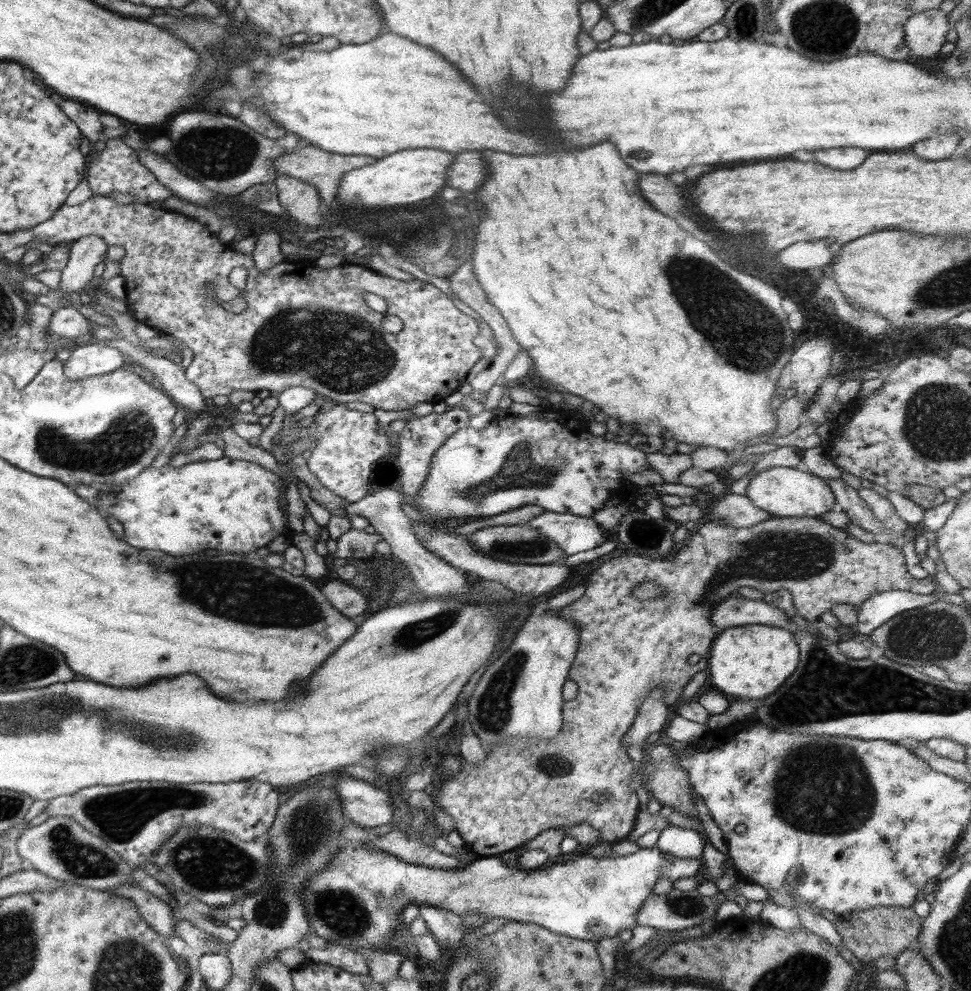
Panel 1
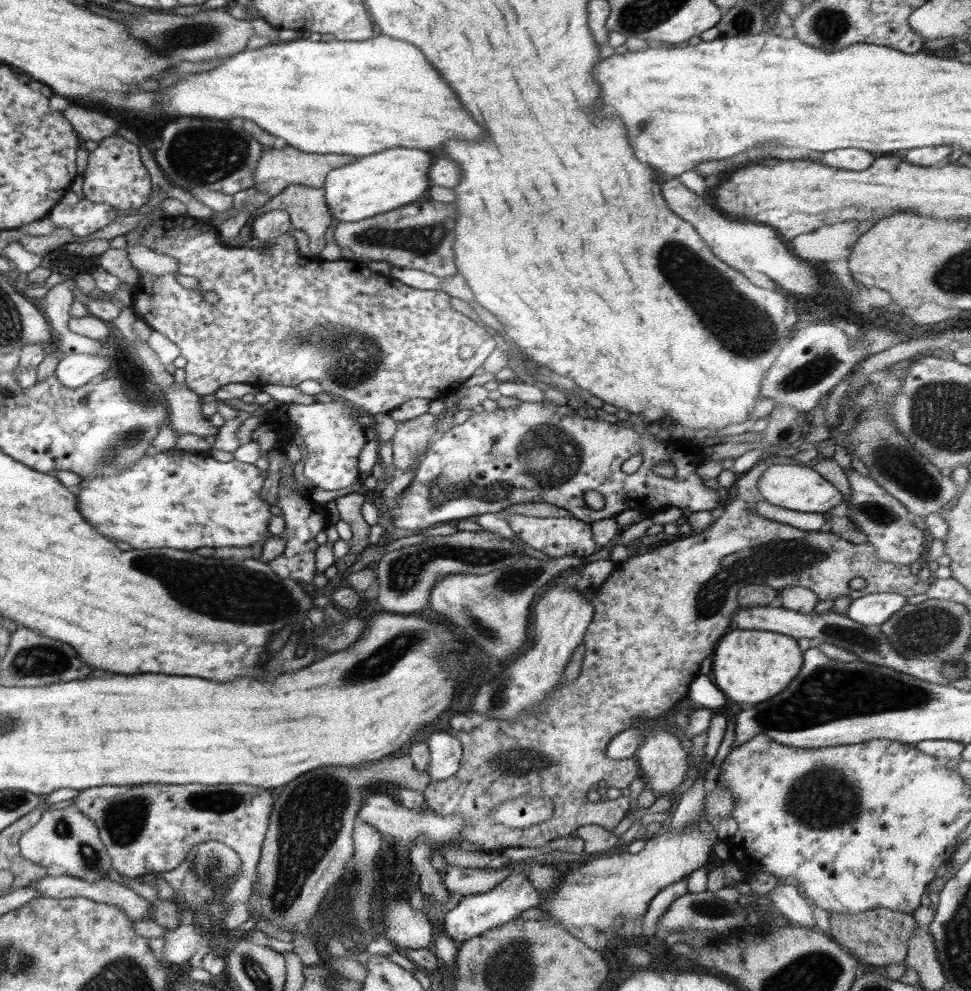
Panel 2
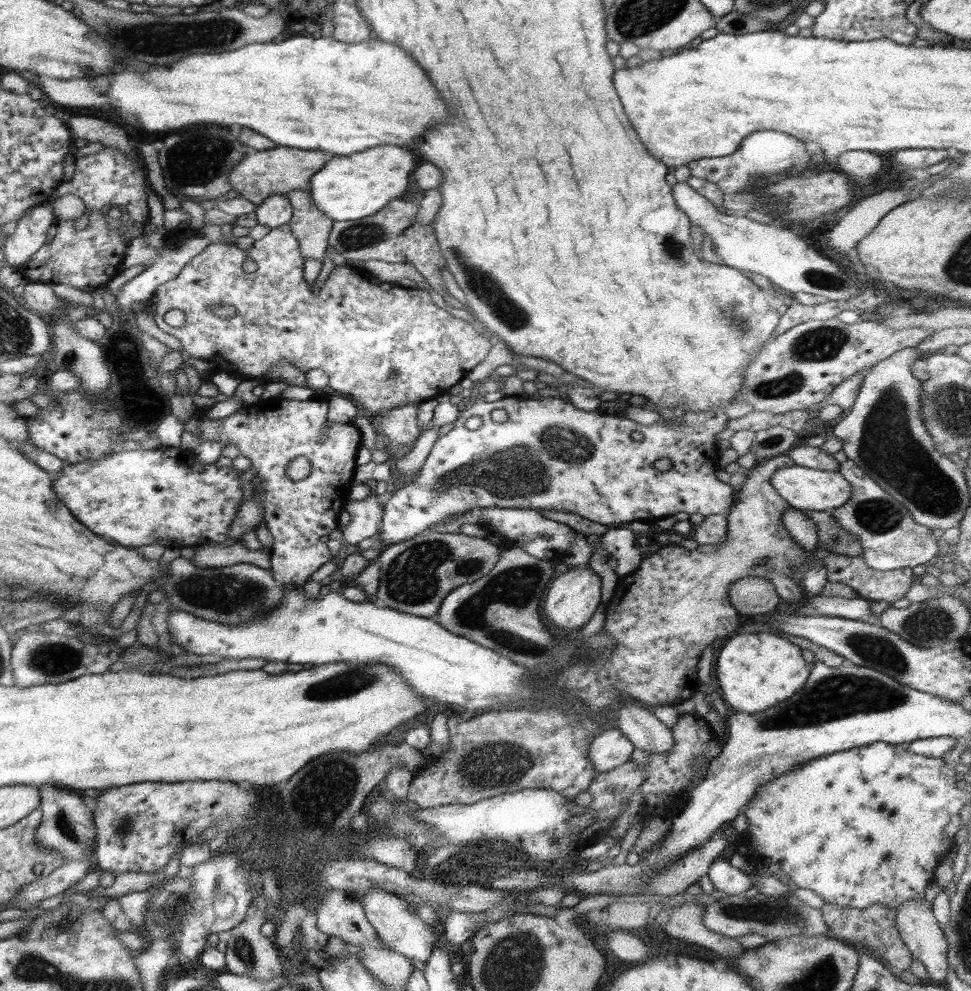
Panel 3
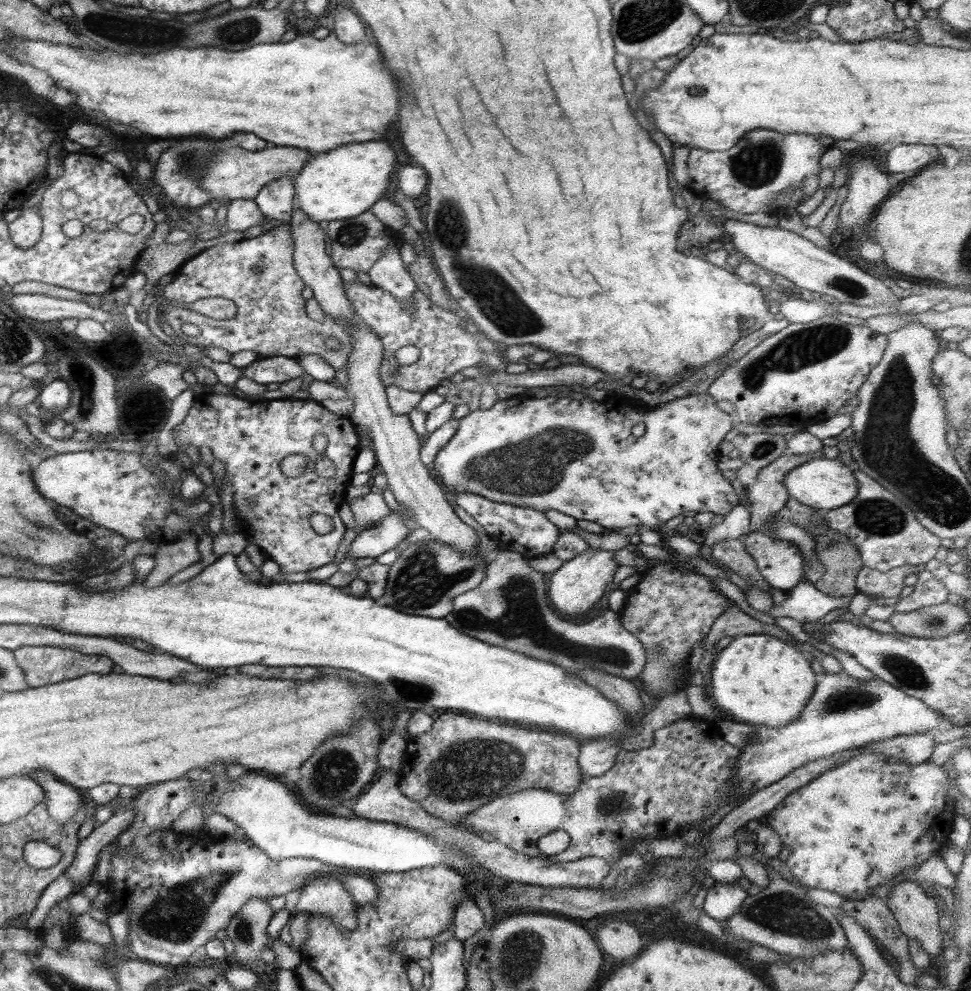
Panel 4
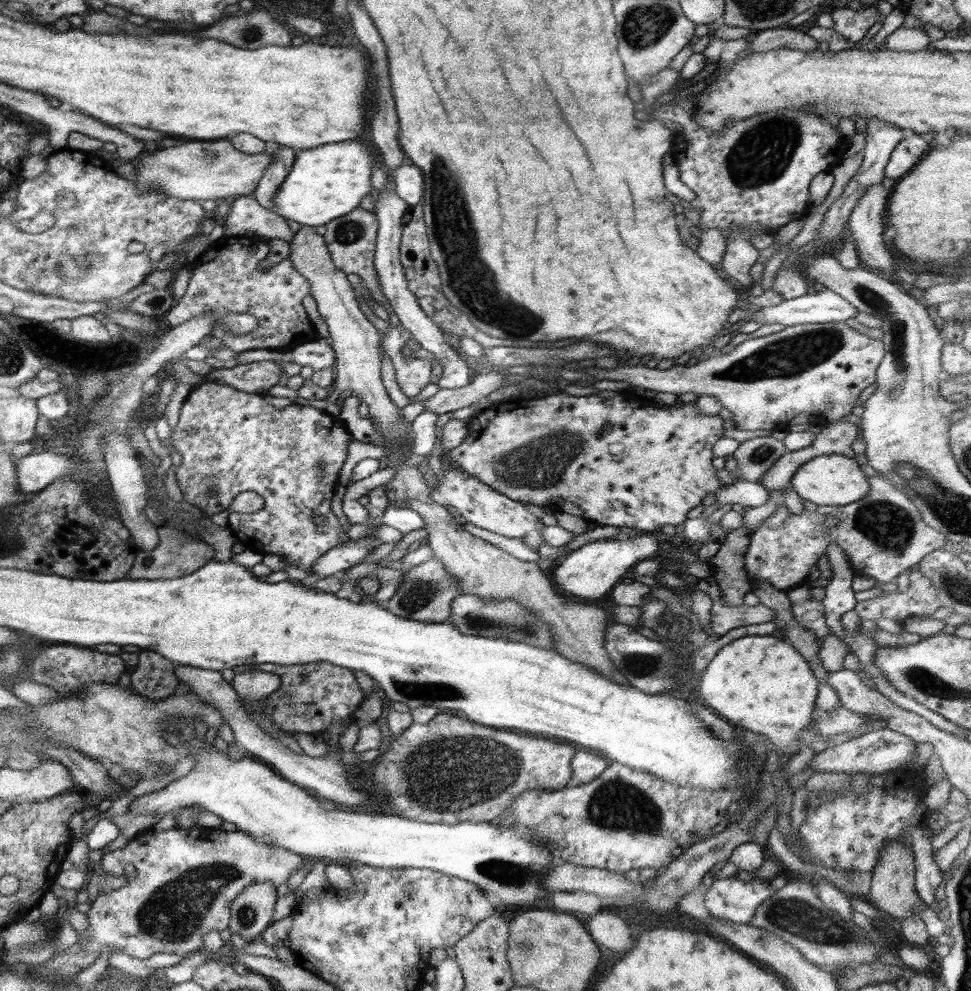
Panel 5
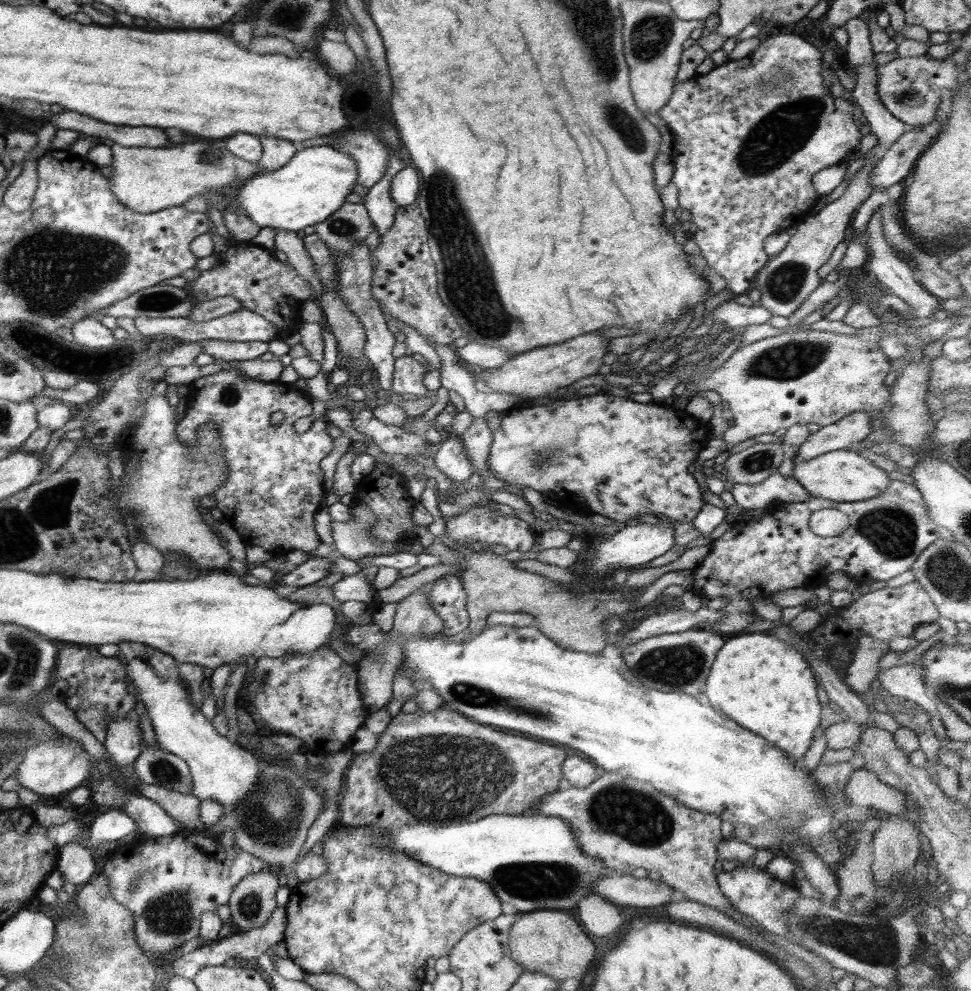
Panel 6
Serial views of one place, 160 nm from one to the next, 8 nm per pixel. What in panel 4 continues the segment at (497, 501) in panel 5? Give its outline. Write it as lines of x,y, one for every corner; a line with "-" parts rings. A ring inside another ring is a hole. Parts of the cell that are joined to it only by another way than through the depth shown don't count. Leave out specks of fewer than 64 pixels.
473,492
454,494
460,508
464,508
484,530
501,546
509,546
515,553
523,553
527,559
536,558
553,552
559,539
559,529
539,510
514,506
505,502
494,502

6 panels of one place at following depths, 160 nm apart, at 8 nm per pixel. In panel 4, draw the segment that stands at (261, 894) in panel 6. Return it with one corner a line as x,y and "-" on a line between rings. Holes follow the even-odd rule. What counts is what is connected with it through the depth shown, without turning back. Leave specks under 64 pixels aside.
268,898
249,900
225,928
227,939
232,941
233,958
240,965
255,967
262,959
262,951
271,947
266,926
273,914

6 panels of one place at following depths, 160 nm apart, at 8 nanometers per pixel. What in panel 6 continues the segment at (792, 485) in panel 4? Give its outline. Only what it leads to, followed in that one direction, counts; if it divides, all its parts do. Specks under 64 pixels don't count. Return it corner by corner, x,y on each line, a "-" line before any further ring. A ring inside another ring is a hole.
854,448
836,449
816,455
810,460
795,463
793,475
812,497
834,502
858,502
874,498
884,492
891,481
884,469
876,467
872,461
856,453

